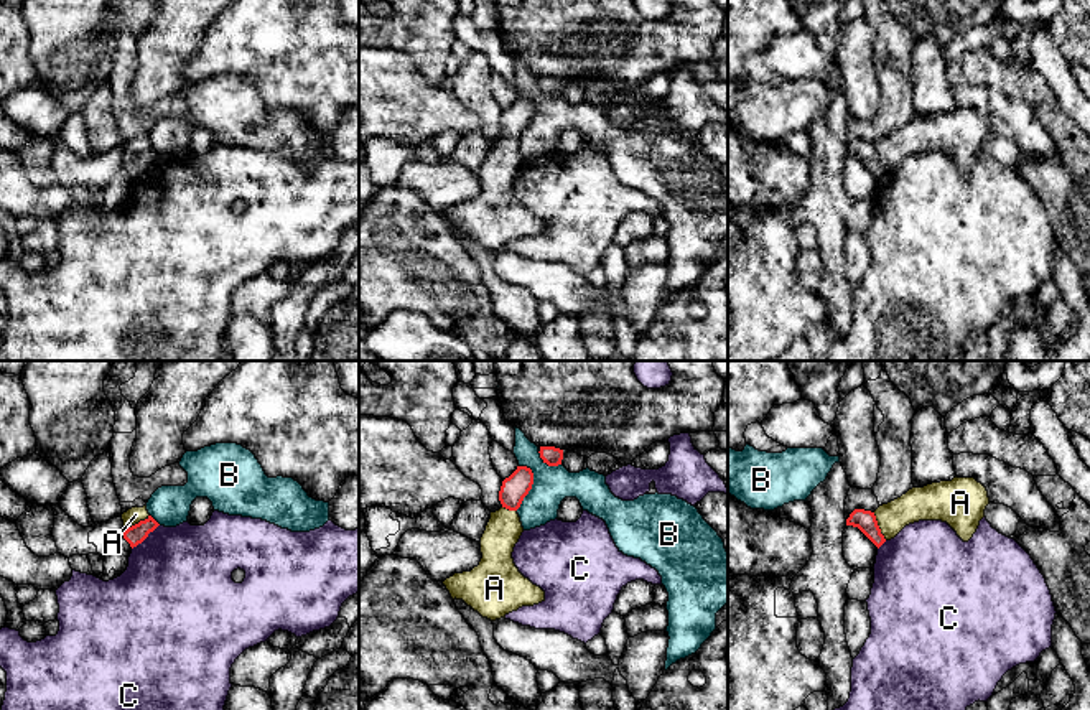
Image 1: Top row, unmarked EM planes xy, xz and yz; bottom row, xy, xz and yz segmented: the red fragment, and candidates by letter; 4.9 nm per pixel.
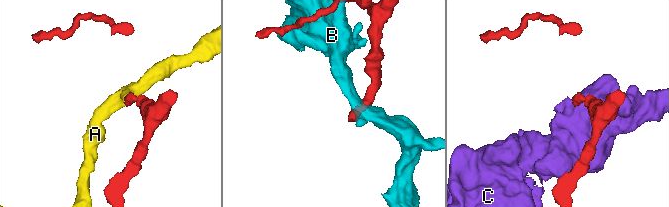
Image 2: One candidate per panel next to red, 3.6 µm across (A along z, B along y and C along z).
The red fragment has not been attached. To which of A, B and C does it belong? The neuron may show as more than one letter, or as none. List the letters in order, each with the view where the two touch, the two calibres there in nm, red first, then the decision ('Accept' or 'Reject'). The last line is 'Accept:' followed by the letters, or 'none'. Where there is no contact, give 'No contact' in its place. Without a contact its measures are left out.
A: Touches red in yz. Thickness 100 nm (red) against 160 nm. Accept
B: Touches red in xz. Thickness 130 nm (red) against 180 nm. Reject
C: Touches red in xy. Thickness 90 nm (red) against 500 nm. Reject
Accept: A

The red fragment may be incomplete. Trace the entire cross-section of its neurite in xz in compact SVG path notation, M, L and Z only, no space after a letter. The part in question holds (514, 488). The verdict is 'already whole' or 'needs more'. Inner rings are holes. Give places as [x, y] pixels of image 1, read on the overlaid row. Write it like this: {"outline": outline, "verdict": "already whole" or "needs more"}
{"outline": "M517 466L517 469L502 481L499 491L502 507L491 512L491 519L479 542L482 554L479 565L471 572L454 573L443 582L453 600L463 600L482 618L491 621L505 618L509 613L517 611L522 606L533 606L545 601L545 591L525 578L512 558L514 547L524 532L517 509L532 489L532 484L533 473L527 466Z", "verdict": "needs more"}

